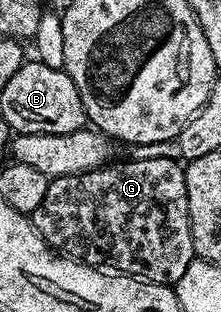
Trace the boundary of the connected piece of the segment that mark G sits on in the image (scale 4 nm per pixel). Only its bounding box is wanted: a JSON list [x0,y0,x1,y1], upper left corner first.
[29,157,195,286]

